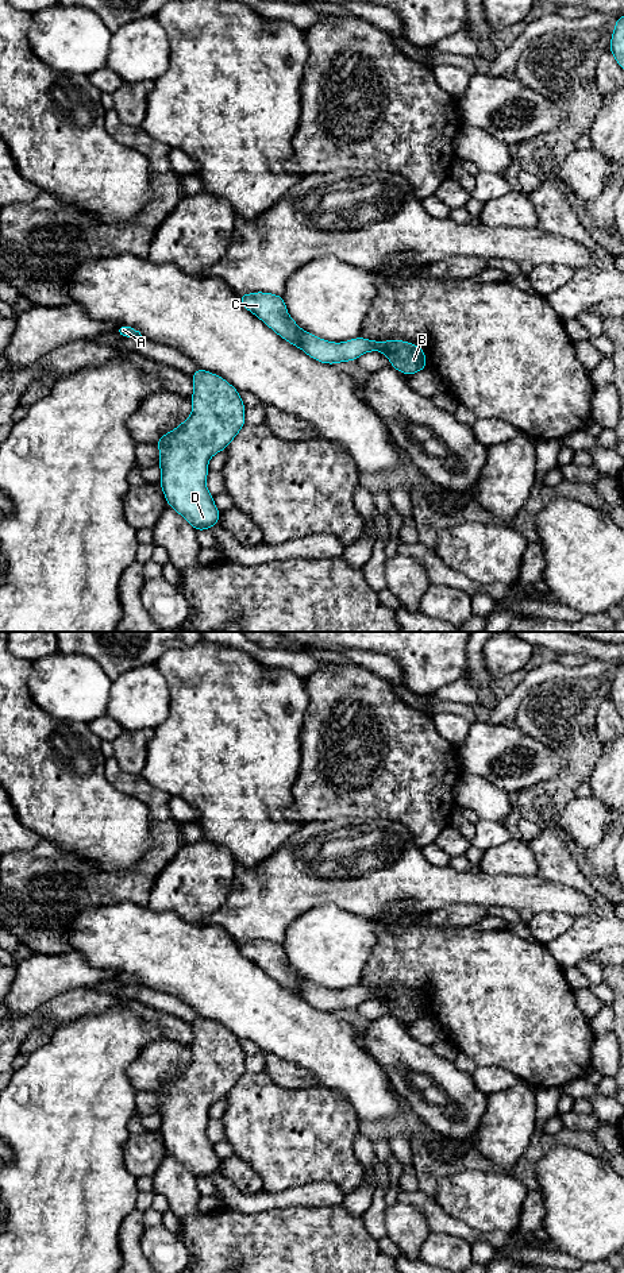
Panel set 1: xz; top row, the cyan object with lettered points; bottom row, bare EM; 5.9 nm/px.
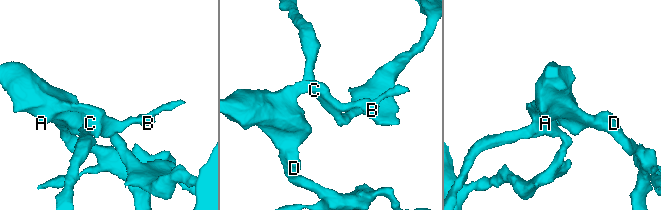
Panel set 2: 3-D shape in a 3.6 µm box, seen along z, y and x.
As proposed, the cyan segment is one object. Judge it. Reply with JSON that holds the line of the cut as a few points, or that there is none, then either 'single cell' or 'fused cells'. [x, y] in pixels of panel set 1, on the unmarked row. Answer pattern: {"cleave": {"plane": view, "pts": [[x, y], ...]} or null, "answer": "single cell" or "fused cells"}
{"cleave": null, "answer": "single cell"}

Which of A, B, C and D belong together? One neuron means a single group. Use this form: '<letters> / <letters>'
A B C D

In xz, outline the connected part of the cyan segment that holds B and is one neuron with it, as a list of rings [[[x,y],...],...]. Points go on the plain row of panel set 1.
[[[255,940],[239,942],[240,952],[284,988],[301,996],[312,1007],[335,1012],[357,1008],[365,1000],[380,999],[385,1002],[390,1014],[405,1023],[412,1023],[427,1017],[425,1000],[409,990],[390,987],[388,990],[369,988],[362,984],[342,991],[320,987],[301,977],[289,964],[282,944]]]

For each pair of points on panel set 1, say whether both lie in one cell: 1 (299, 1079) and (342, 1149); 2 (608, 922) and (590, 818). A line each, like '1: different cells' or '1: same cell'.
1: different cells
2: different cells

